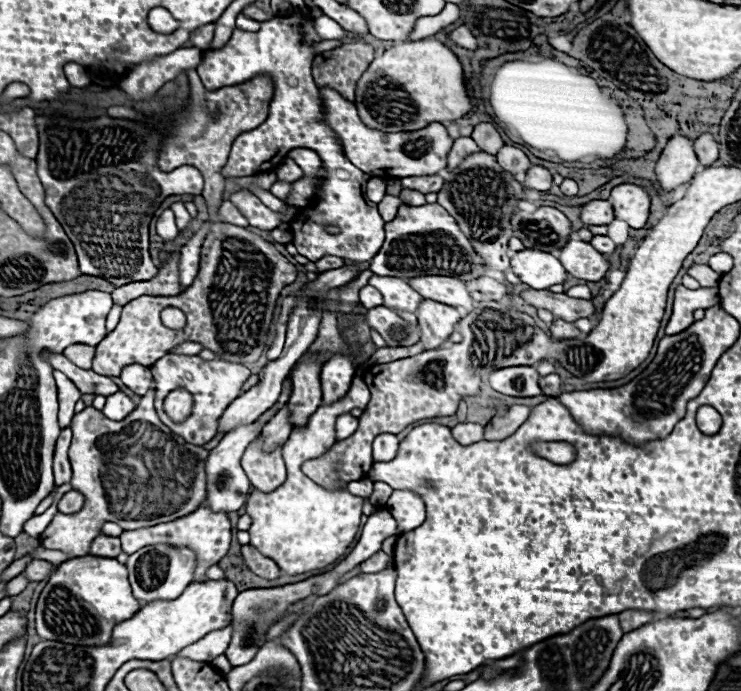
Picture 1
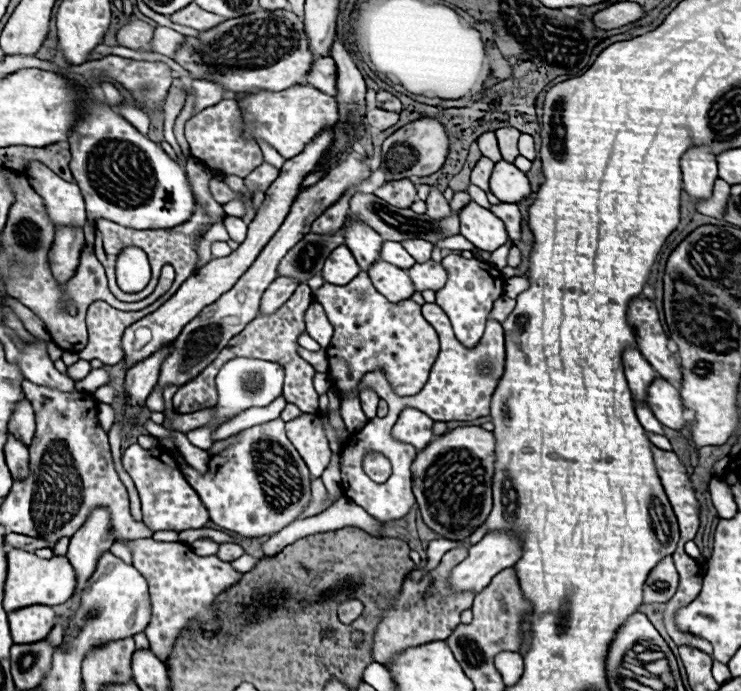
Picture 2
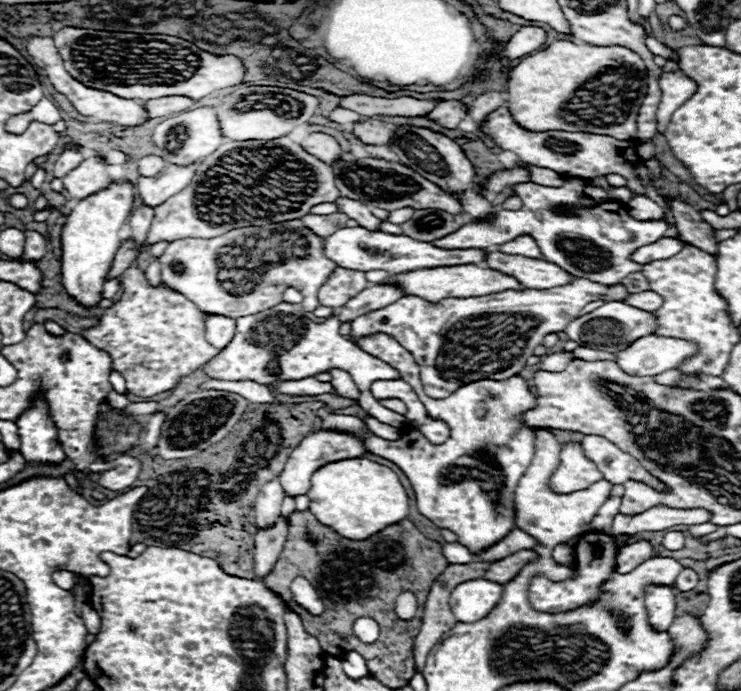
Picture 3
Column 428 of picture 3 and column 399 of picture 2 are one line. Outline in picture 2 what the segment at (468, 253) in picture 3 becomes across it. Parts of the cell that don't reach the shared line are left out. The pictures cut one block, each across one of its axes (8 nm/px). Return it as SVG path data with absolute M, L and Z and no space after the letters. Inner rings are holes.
M384 242L382 244L382 252L380 252L382 260L388 260L390 264L396 264L398 268L412 268L412 264L416 264L416 260L412 260L412 256L408 256L408 252L404 252L404 248L398 242Z

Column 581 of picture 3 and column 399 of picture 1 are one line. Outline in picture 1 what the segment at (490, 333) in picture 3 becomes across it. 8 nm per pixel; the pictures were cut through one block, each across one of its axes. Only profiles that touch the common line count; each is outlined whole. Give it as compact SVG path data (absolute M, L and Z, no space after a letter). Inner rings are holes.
M372 276L370 286L374 286L384 296L384 306L392 310L408 310L416 312L418 304L422 302L422 296L416 294L402 278L392 276Z

